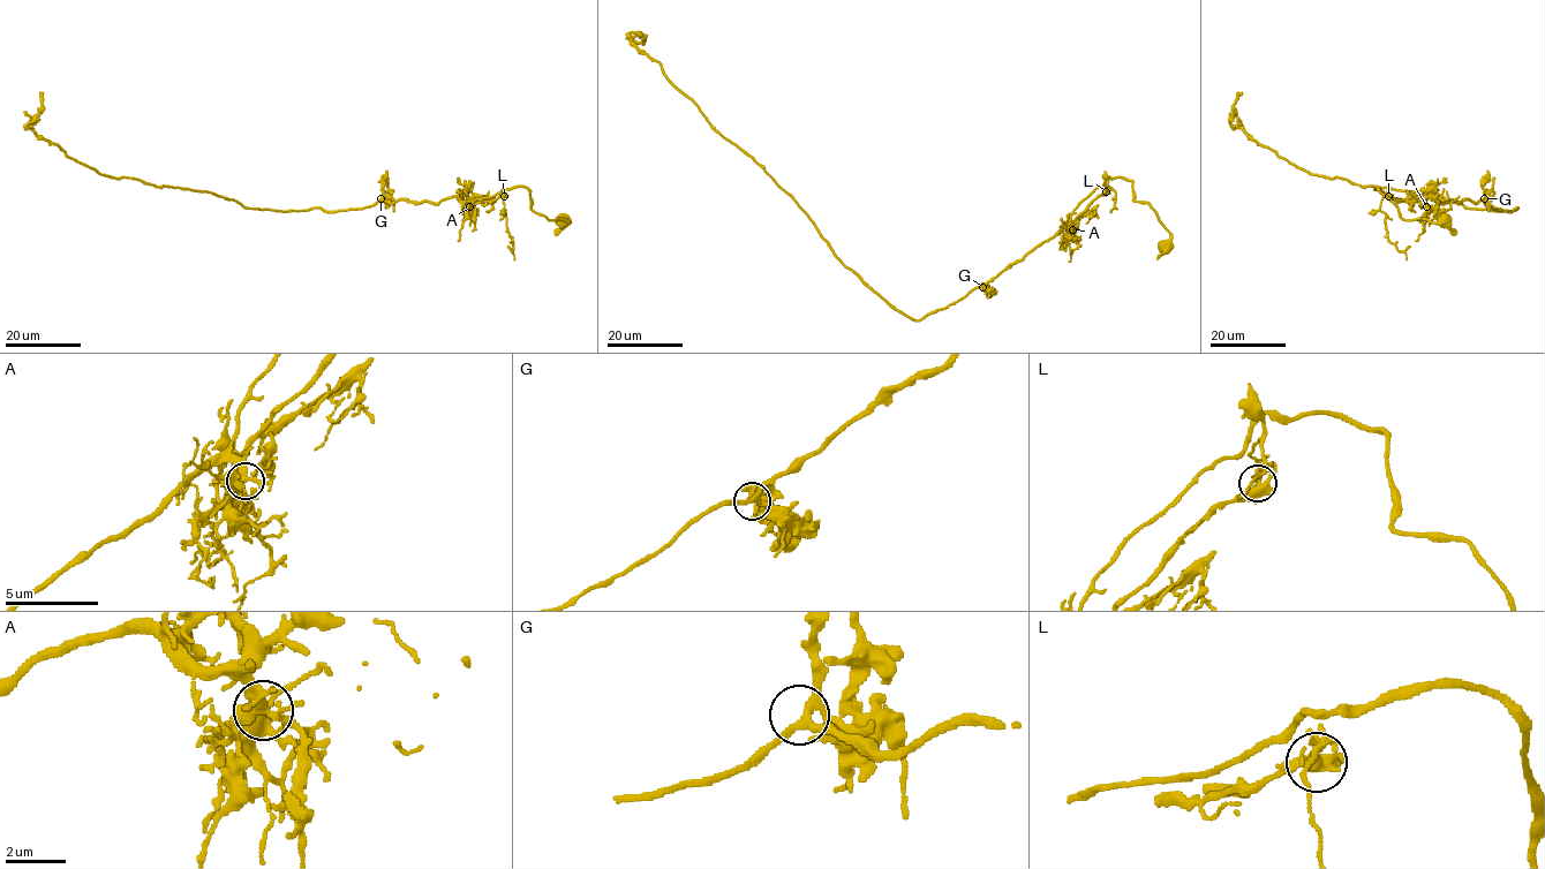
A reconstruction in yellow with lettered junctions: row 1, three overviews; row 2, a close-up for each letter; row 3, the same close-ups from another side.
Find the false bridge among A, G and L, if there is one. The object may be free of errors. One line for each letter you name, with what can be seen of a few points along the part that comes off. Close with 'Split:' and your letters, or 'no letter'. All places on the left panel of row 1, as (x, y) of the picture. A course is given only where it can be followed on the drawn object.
L: (504, 195), (506, 228), (513, 241), (514, 259)
Split: L

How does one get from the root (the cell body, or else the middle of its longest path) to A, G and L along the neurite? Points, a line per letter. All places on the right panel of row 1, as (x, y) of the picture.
A: (1444, 220), (1404, 220), (1397, 208), (1374, 187), (1389, 197), (1418, 201), (1426, 206)
G: (1444, 220), (1404, 220), (1374, 187), (1409, 201), (1484, 198)
L: (1444, 220), (1404, 220), (1397, 208), (1374, 187), (1389, 197), (1422, 199), (1400, 201), (1388, 195)

